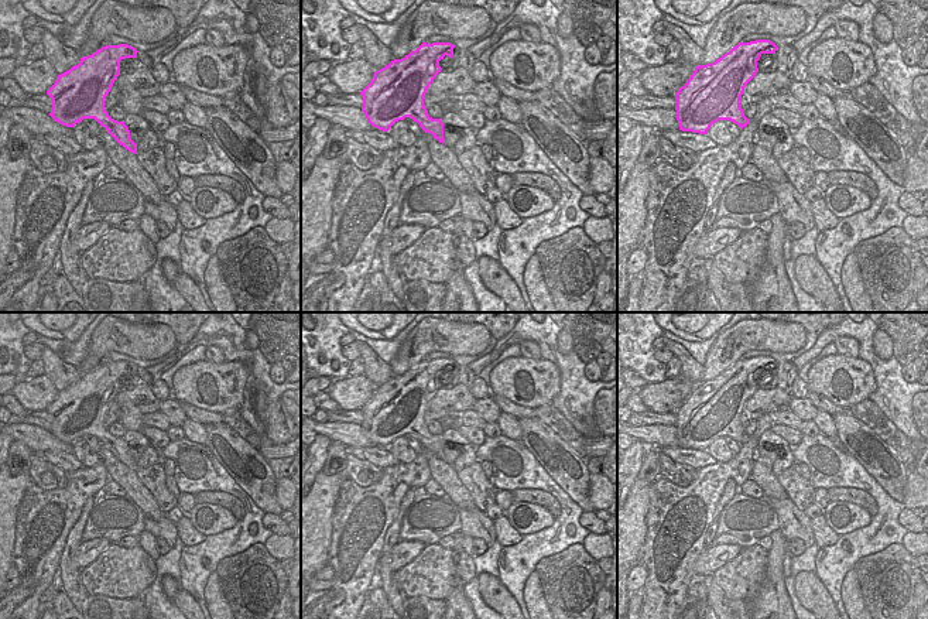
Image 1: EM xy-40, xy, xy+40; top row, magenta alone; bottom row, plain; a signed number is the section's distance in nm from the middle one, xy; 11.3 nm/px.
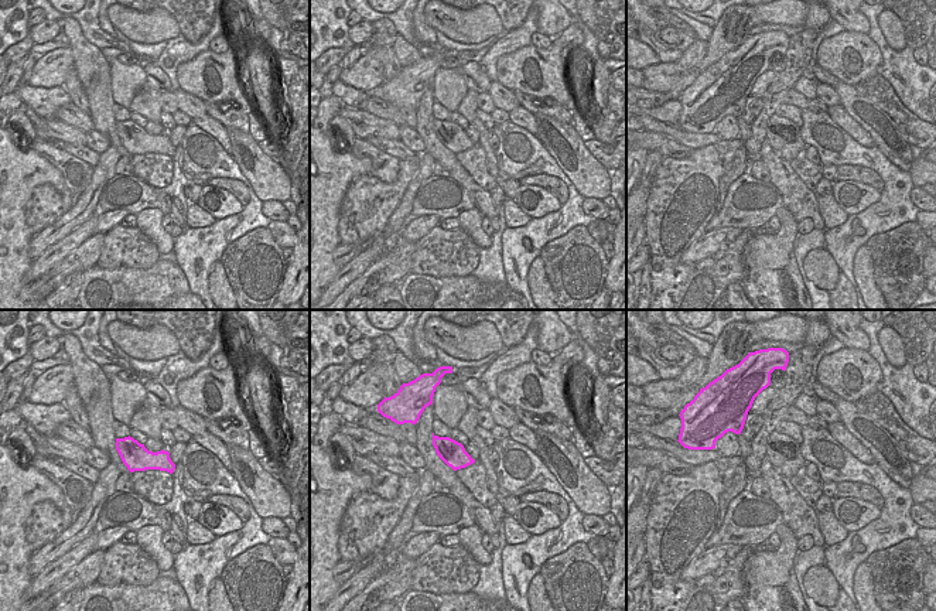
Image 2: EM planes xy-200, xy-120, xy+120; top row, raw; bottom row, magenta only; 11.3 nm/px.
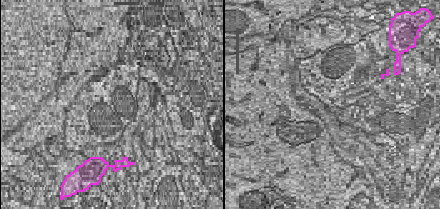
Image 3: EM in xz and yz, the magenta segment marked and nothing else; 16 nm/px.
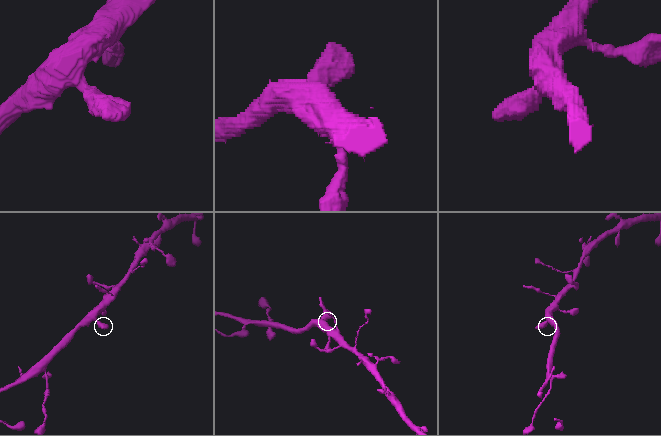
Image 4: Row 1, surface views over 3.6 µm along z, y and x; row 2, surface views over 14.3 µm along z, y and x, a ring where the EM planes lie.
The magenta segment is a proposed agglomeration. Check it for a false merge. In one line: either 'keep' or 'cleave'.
keep

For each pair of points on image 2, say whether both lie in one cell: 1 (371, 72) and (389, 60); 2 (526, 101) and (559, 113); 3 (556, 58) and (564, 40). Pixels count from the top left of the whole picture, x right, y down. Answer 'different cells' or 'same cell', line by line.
1: different cells
2: same cell
3: same cell

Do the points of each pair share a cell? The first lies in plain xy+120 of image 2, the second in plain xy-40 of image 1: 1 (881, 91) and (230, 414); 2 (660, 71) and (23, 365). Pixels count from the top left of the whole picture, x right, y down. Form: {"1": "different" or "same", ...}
{"1": "same", "2": "different"}

